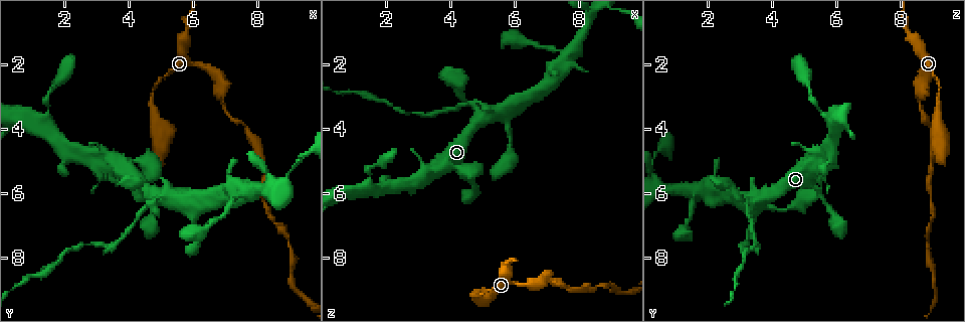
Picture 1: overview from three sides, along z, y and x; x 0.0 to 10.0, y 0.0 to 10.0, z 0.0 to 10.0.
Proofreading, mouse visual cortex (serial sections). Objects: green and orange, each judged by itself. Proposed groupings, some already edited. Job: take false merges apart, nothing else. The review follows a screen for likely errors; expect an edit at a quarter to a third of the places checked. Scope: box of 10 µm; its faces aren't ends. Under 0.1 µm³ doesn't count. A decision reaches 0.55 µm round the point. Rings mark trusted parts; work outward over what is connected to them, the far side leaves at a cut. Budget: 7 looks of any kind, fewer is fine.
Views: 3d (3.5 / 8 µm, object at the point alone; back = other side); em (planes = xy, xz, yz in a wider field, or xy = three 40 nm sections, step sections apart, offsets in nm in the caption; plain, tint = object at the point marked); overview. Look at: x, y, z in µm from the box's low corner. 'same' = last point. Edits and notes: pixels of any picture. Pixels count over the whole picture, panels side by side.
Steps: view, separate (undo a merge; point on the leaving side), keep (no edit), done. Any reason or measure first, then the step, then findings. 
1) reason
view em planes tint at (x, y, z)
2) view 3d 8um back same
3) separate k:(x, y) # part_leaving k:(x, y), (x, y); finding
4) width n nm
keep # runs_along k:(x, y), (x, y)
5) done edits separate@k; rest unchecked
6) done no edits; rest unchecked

thick turns thin
view 3d 3.5um back at (6.95, 2.90, 8.55)

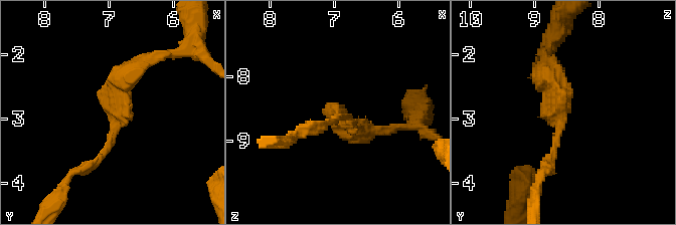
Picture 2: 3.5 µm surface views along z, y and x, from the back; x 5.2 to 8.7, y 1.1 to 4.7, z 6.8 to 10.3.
arm_widths 150, 250 nm
view em xy step 2 tint at (6.95, 2.90, 8.60)

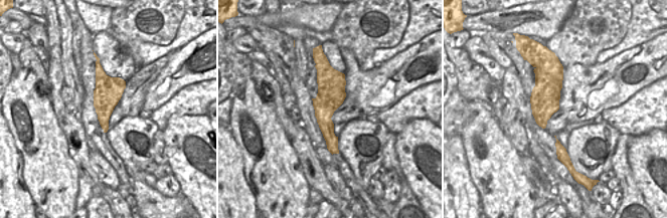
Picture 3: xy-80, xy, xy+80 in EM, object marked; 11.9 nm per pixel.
view em xy step 3 tint same

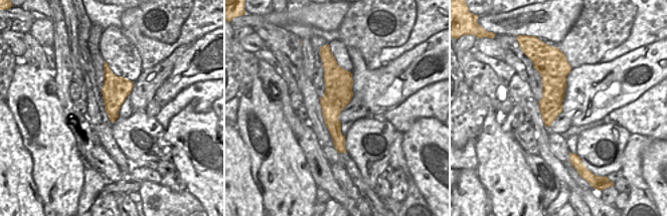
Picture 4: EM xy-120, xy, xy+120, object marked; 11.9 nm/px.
separate 2:(111, 136) # part_leaving 2:(113, 90), (110, 147), (82, 168); a second cell is stuck on

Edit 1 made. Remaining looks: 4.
view overview

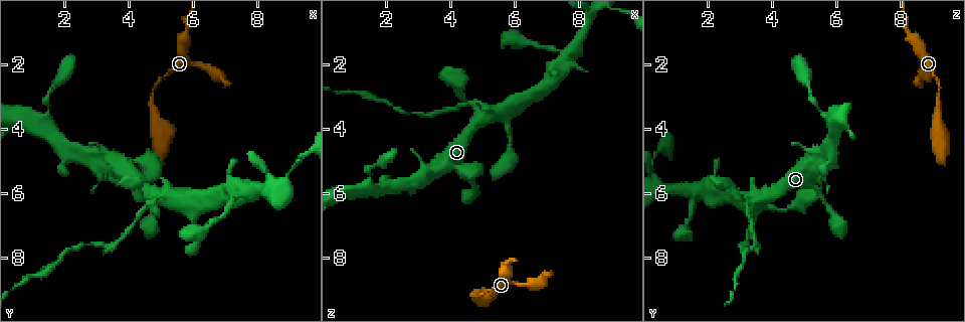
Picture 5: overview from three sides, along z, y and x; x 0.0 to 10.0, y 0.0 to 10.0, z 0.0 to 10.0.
calibre changes
view 3d 3.5um at (4.40, 6.55, 3.30)

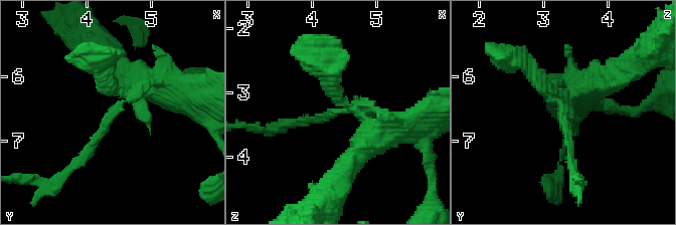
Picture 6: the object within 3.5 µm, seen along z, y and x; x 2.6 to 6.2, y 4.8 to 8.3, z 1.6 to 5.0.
shape alone is not enough
view em xy step 5 tint at (4.45, 6.55, 3.25)

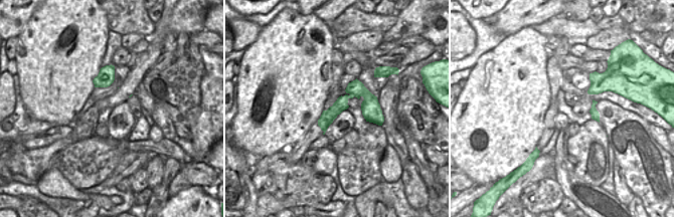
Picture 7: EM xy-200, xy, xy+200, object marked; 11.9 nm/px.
separate 6:(104, 130) # part_leaving 6:(121, 105), (90, 153), (62, 177); two cells meet here

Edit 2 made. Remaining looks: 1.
done edits separate@2, separate@6; rest unchecked

